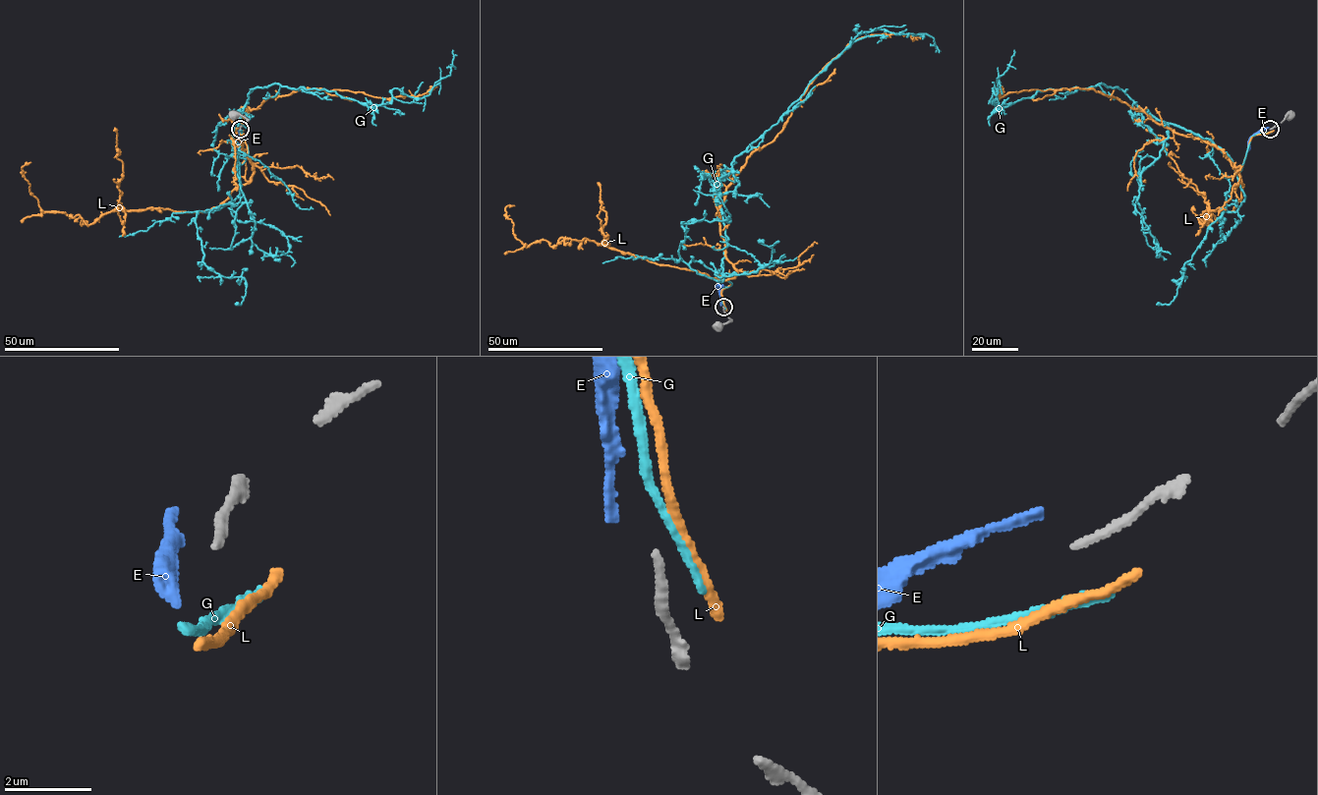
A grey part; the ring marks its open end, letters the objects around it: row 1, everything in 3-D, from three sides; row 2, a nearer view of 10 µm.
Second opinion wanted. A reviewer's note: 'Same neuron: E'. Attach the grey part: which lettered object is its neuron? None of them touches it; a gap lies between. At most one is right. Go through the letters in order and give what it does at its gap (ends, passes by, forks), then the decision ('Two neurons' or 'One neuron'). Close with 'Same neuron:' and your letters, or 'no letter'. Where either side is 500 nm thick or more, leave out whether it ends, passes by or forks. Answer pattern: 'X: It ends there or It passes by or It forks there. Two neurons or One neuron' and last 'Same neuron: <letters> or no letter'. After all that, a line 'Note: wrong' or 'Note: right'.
E: It ends there. Two neurons
G: It ends there. Two neurons
L: It passes by. Two neurons
Same neuron: no letter
Note: wrong

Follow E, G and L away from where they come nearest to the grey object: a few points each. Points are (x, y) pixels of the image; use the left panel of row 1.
E: (237, 127), (234, 140), (239, 150)
G: (241, 132), (234, 172), (244, 137), (230, 115), (253, 88), (423, 98), (452, 50)
L: (241, 132), (246, 158), (233, 169), (249, 181), (236, 130), (268, 97), (436, 86)

